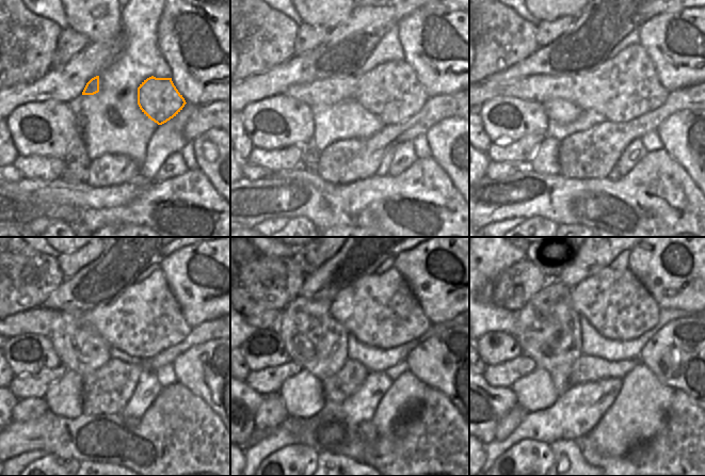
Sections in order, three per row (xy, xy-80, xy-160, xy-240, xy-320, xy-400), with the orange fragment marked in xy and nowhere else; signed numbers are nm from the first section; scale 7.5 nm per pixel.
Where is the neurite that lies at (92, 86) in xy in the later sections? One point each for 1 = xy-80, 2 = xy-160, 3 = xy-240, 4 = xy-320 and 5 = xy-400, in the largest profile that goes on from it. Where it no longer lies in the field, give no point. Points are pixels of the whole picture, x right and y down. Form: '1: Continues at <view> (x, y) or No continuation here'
1: Continues at xy-80 (391, 92)
2: Continues at xy-160 (626, 86)
3: Continues at xy-240 (146, 319)
4: Continues at xy-320 (381, 311)
5: Continues at xy-400 (615, 302).

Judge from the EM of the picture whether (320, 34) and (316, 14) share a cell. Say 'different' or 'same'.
different

